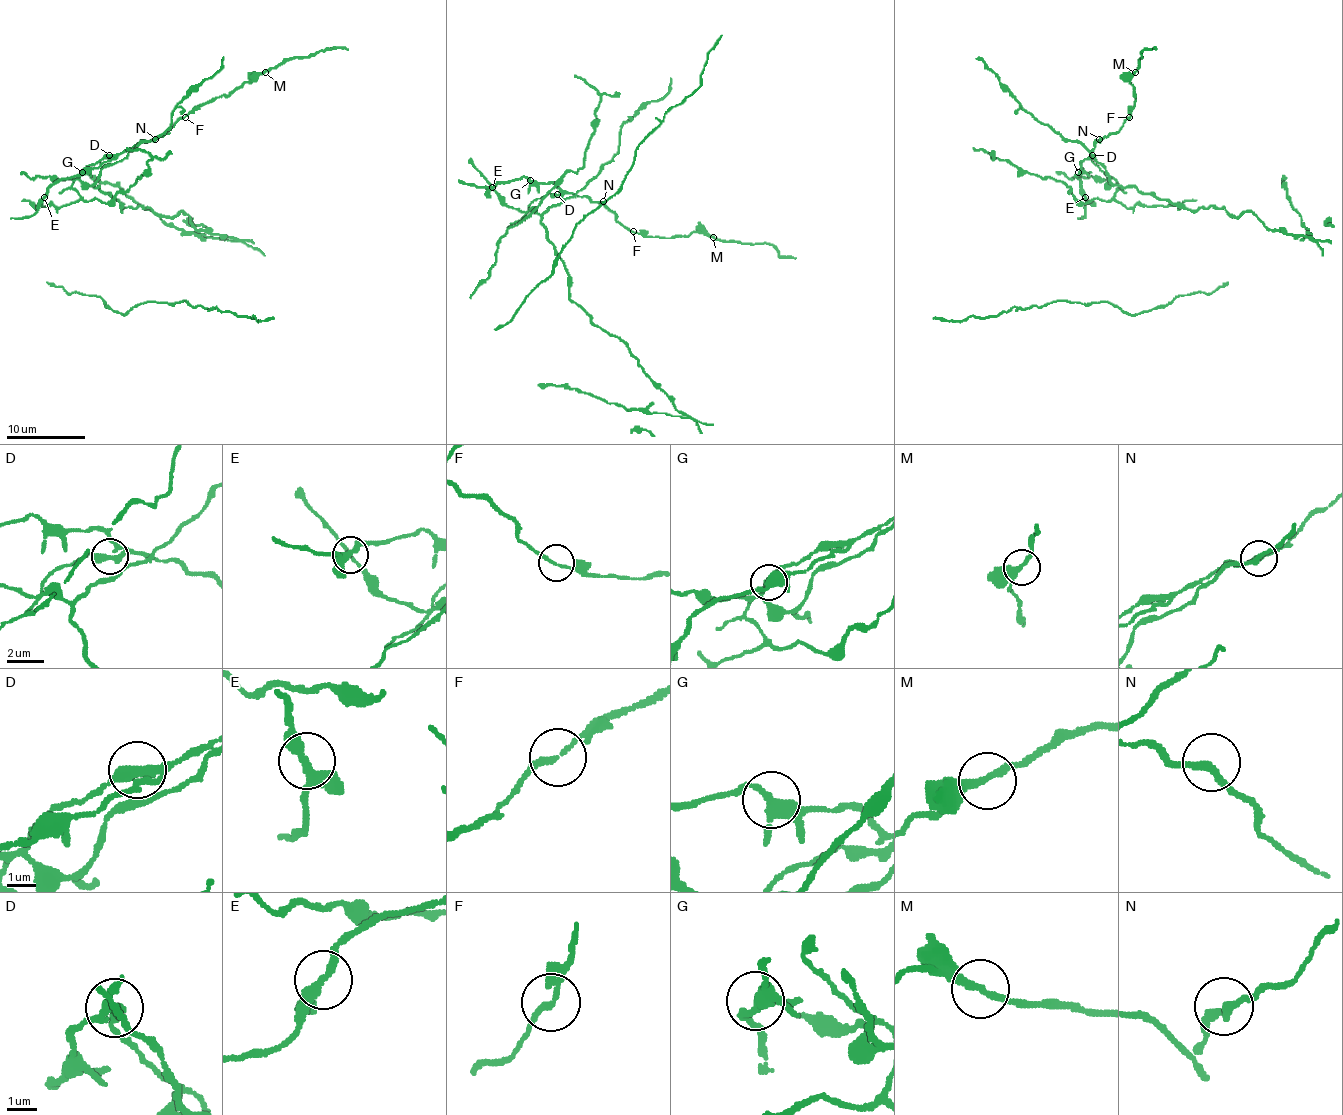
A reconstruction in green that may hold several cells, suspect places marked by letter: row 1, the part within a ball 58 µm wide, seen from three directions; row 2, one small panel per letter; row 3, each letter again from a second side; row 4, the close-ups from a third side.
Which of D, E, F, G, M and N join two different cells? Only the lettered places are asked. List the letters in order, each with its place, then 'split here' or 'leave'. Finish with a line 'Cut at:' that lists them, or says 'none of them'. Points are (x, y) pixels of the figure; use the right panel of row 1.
D: place (1092, 155); split here
E: place (1085, 197); leave
F: place (1129, 117); leave
G: place (1078, 172); leave
M: place (1135, 72); leave
N: place (1099, 139); leave
Cut at: D

